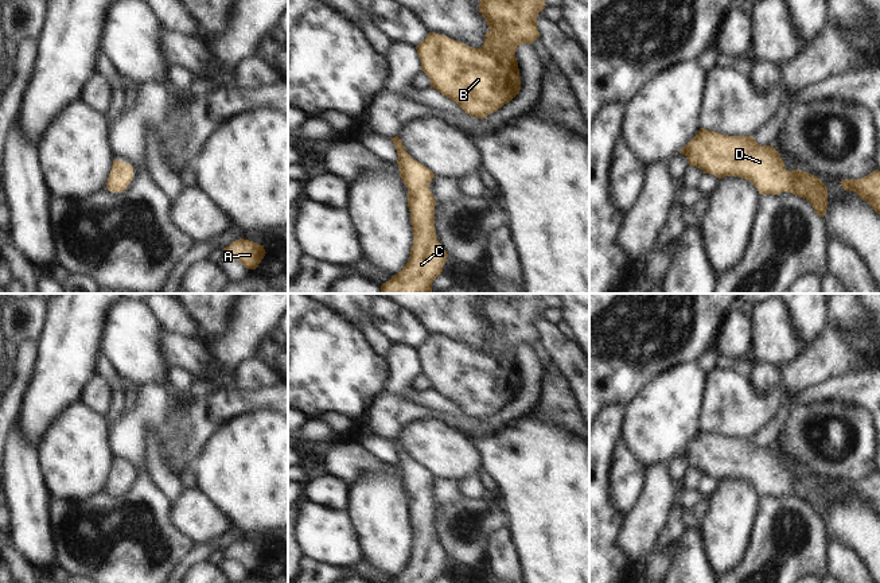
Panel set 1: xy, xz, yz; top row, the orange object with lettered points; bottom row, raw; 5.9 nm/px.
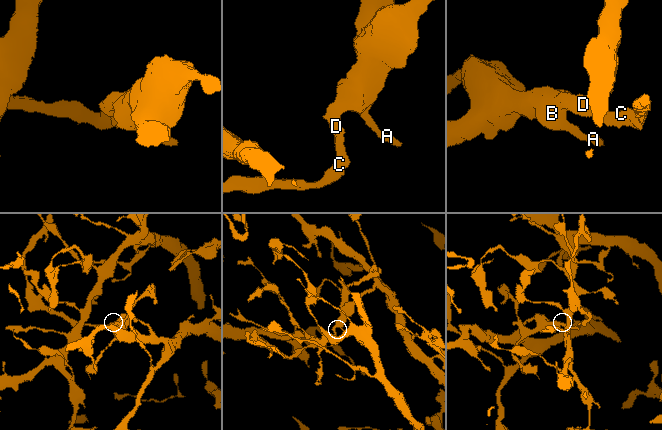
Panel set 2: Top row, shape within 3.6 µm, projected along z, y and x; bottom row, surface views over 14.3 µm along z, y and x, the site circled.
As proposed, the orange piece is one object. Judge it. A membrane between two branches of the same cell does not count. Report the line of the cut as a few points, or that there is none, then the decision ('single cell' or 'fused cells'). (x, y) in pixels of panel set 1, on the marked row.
cut none; single cell

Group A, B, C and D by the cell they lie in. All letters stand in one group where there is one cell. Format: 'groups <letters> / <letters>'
groups A B C D

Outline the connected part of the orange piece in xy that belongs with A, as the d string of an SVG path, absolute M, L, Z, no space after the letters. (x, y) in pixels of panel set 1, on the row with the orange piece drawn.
M244 238L233 241L222 250L225 257L241 261L248 269L256 269L266 253L264 245Z

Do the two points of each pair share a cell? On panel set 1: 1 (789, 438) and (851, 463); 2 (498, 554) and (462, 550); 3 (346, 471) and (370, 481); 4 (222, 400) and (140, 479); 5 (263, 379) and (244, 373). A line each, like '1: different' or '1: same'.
1: same
2: different
3: different
4: different
5: same

